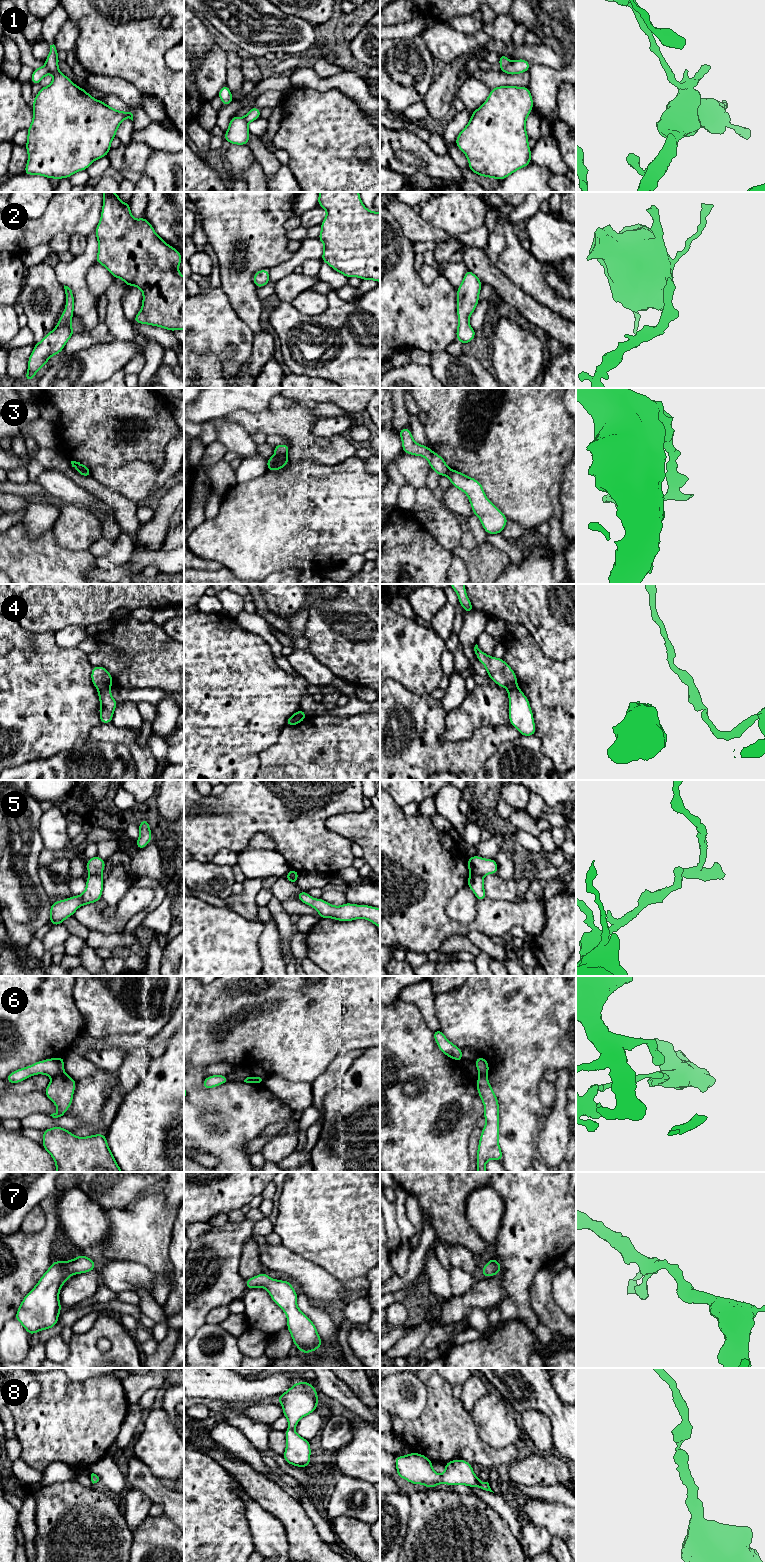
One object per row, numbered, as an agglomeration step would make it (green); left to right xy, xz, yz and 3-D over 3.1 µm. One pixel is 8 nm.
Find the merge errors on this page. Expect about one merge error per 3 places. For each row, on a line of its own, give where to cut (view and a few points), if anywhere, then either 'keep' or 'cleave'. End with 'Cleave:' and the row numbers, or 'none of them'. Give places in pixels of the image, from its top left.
1: cut yz (509, 61), (502, 71); cleave
2: cut none; keep
3: cut xz (275, 454), (286, 455); cleave
4: cut xy (109, 687), (98, 690); cleave
5: cut xz (288, 872), (295, 880); cleave
6: cut xy (63, 1072), (52, 1078); cleave
7: cut none; keep
8: cut none; keep
Cleave: 1, 3, 4, 5, 6

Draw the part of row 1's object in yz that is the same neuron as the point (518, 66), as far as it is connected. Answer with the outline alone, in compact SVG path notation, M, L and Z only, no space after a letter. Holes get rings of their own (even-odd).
M518 59L512 62L509 61L503 72L509 75L520 74L528 72L530 66L526 59Z

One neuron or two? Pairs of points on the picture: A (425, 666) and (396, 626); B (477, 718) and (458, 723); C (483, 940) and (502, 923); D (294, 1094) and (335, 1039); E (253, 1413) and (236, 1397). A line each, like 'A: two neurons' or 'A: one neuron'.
A: one neuron
B: one neuron
C: two neurons
D: two neurons
E: two neurons

